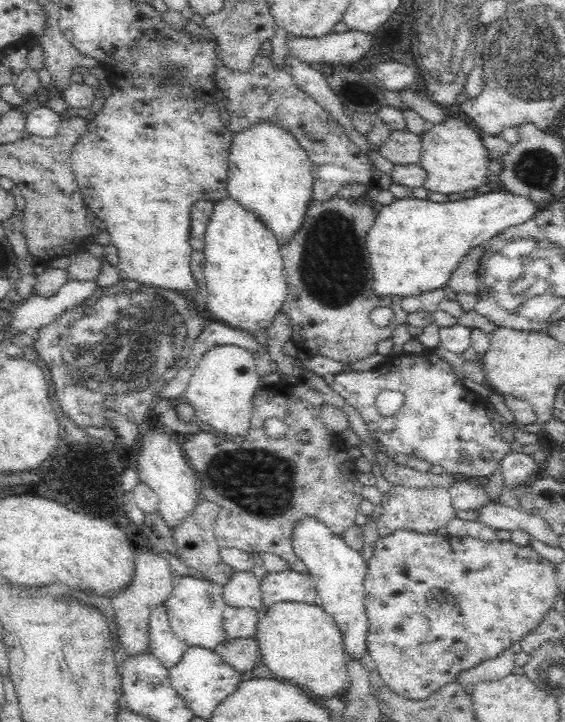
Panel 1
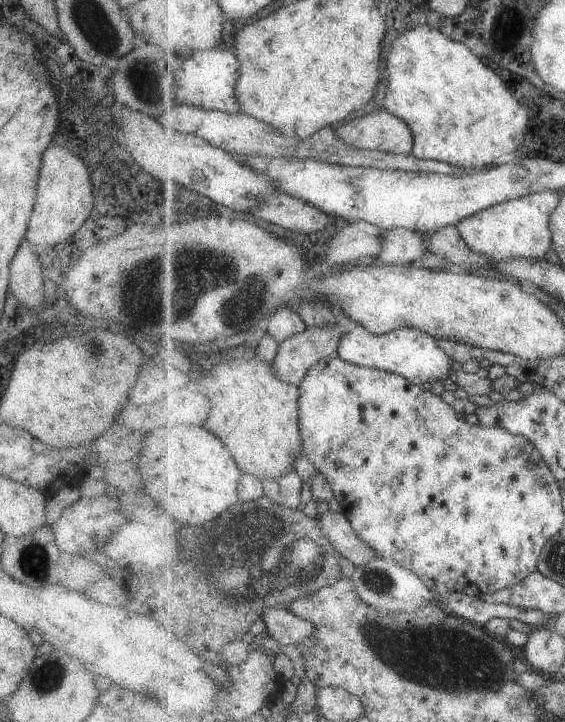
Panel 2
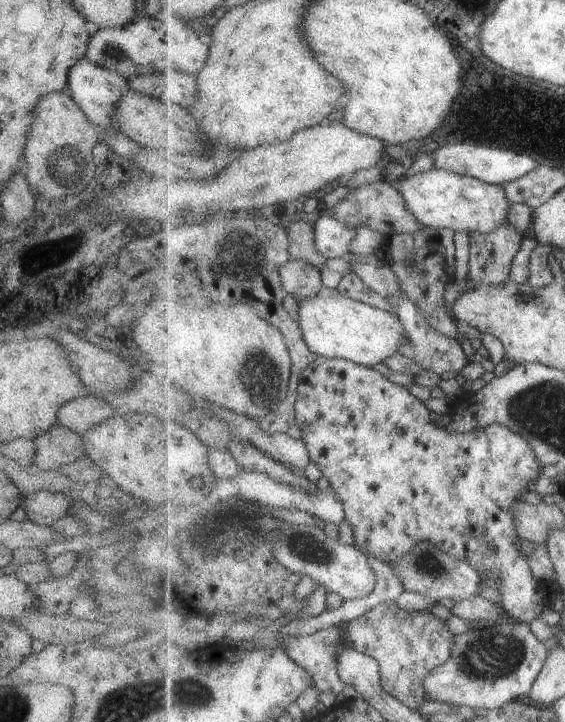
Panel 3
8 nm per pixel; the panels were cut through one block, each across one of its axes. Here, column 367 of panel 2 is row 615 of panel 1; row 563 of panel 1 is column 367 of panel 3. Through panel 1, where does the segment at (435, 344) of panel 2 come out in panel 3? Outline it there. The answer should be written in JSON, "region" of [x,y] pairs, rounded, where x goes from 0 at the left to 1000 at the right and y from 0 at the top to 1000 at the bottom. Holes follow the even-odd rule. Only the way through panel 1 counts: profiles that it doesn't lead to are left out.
{"region":[[[596,400],[540,411],[529,421],[527,445],[547,482],[563,493],[614,497],[651,508],[683,503],[717,474],[706,438],[642,417],[605,410]]]}

